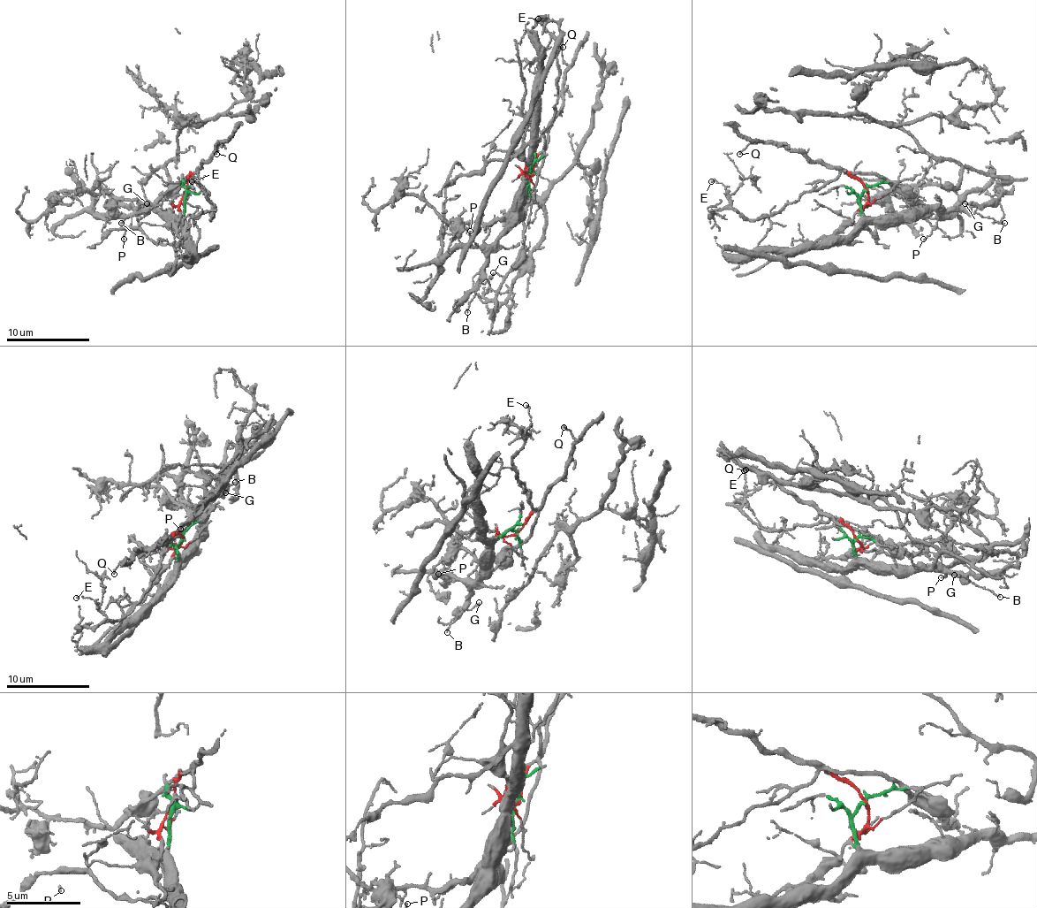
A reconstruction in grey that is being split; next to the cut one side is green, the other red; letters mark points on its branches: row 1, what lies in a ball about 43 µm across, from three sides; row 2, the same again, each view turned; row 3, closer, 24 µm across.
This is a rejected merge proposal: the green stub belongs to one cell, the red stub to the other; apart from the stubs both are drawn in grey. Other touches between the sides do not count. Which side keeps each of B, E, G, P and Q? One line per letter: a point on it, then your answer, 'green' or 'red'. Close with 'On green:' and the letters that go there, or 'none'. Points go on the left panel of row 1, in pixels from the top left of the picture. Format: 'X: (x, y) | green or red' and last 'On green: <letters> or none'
B: (121, 223) | green
E: (192, 181) | red
G: (147, 203) | green
P: (124, 239) | green
Q: (216, 154) | red
On green: B, G, P

